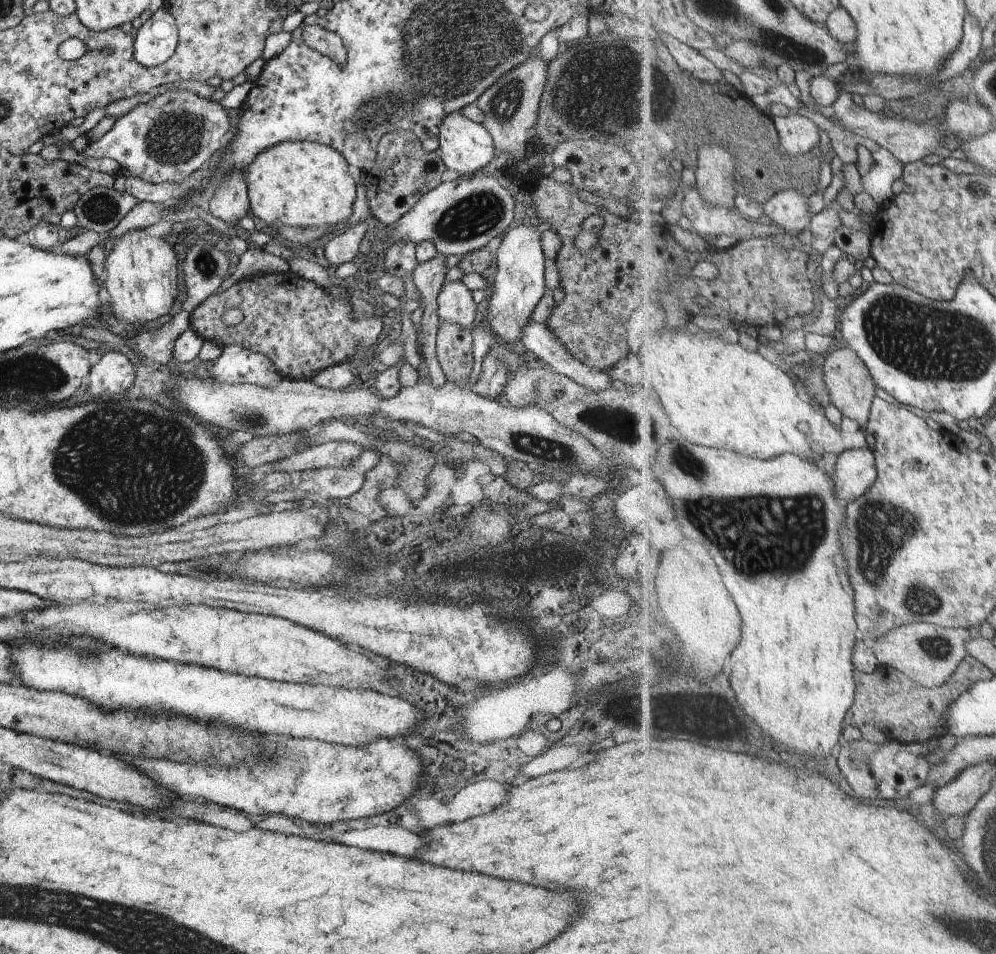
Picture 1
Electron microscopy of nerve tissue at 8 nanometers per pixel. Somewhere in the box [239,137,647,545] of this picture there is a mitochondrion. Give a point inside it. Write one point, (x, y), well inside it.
(477, 214)

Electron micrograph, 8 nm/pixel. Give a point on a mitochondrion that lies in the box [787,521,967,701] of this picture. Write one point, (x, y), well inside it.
(922, 597)

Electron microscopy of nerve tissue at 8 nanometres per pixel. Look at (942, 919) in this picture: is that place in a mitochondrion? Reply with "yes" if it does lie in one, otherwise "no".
yes

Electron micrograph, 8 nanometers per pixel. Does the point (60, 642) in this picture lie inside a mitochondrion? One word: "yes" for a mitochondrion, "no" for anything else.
no

